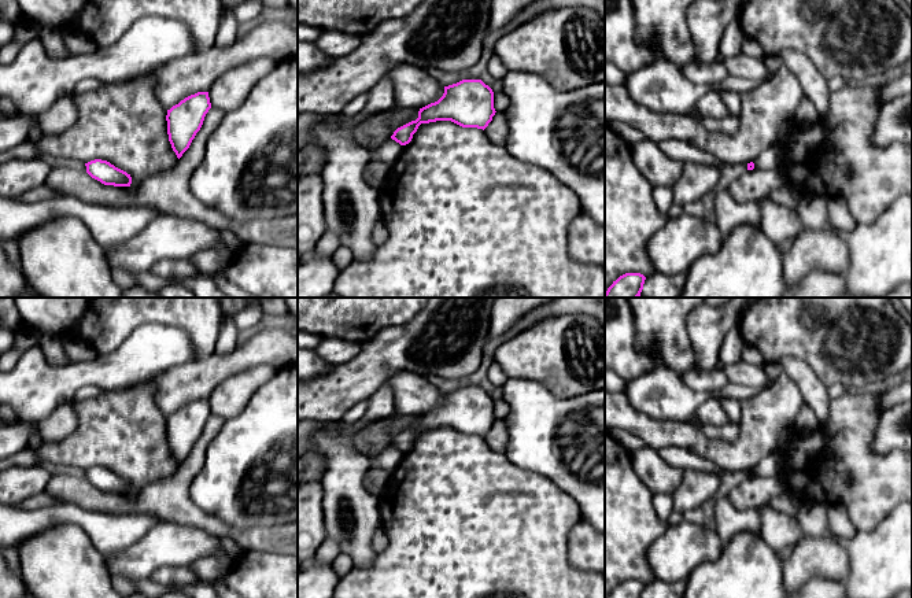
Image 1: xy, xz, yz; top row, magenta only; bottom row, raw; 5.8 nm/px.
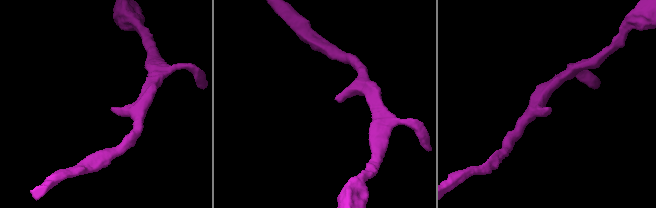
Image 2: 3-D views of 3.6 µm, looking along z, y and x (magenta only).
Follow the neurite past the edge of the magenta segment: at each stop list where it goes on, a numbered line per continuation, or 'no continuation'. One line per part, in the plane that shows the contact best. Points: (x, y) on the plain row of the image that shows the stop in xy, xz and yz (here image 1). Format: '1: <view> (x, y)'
no continuation

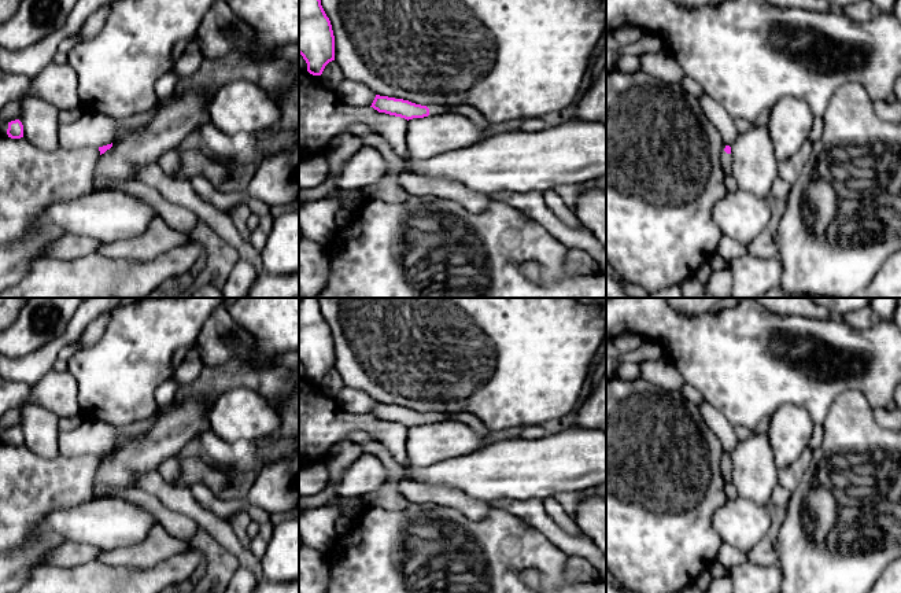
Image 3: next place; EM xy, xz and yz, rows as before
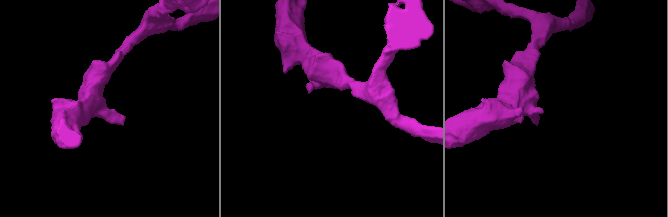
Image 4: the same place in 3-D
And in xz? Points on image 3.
1: xz (434, 416)

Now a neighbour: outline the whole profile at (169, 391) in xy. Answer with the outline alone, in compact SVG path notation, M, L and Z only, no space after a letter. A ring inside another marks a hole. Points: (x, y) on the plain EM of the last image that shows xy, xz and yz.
M170 377L156 388L154 395L159 406L170 406L181 395L180 386L173 377Z

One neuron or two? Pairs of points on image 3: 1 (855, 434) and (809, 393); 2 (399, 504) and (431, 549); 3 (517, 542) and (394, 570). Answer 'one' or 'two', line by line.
1: two
2: two
3: one

